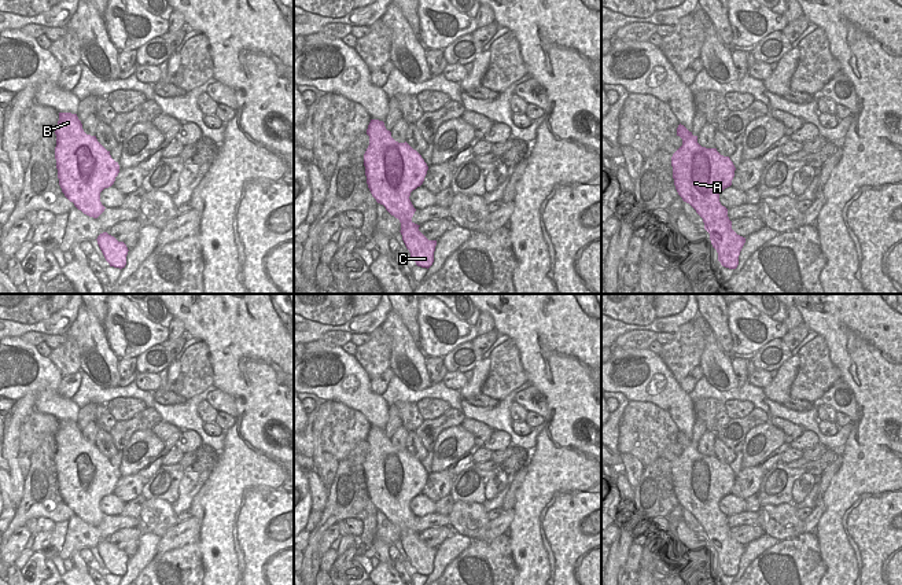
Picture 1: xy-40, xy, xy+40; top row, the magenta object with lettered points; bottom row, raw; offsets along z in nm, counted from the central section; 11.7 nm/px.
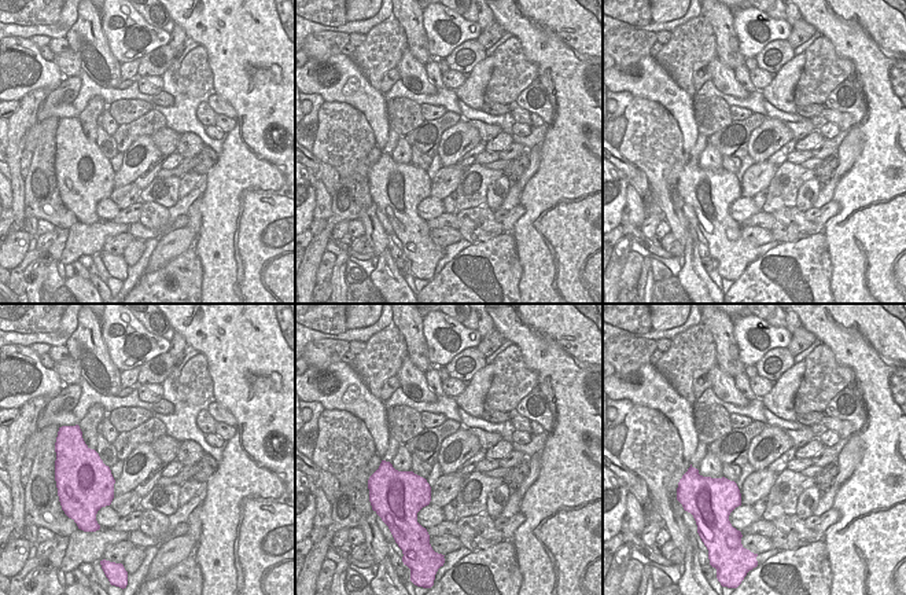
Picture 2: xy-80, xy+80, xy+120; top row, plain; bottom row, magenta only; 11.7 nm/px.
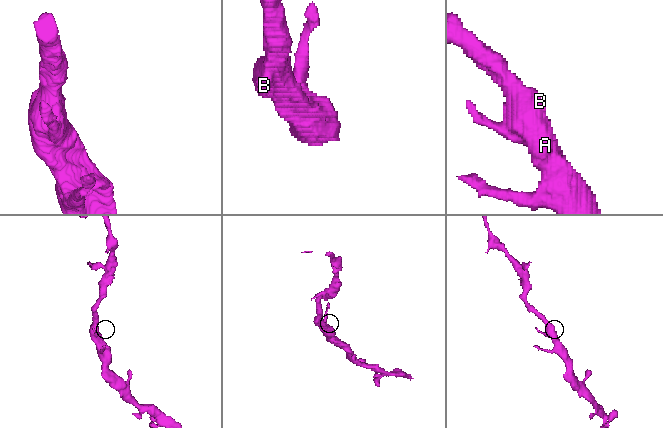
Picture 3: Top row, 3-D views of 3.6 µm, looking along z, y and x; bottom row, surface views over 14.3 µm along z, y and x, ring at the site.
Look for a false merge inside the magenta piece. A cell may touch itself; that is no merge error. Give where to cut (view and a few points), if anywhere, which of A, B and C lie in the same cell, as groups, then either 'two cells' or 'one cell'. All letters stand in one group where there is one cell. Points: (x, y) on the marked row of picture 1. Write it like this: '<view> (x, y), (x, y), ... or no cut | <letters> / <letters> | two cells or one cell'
no cut | A B C | one cell

